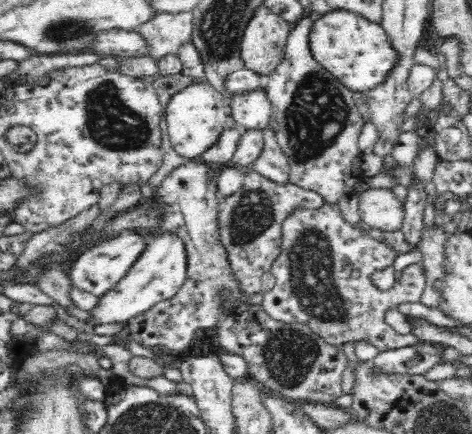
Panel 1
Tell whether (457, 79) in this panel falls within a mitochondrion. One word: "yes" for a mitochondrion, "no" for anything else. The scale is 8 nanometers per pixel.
no

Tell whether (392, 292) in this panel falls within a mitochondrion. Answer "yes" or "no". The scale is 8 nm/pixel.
no

